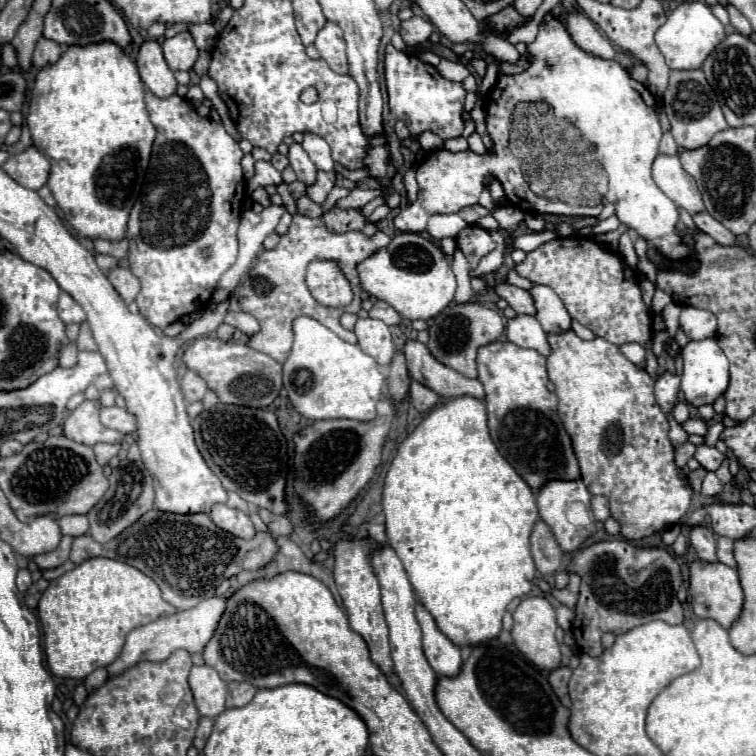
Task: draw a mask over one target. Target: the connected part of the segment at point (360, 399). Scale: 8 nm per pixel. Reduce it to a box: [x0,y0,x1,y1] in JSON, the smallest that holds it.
[282,315,386,421]

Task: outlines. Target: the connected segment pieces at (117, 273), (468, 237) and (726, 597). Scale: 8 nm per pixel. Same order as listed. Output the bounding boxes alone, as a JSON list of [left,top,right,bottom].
[[108,267,140,303],[456,225,496,269],[690,559,742,629]]

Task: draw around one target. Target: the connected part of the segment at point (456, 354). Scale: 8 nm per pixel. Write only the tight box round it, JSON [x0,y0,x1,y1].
[428,303,504,377]

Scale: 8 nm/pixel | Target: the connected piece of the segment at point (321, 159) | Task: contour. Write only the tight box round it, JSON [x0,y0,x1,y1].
[302,133,334,171]

